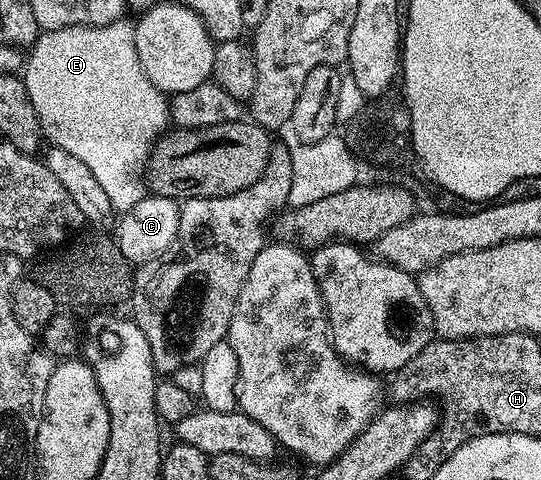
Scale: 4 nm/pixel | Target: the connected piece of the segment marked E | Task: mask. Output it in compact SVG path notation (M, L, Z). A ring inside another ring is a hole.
M125 22L108 23L102 27L64 27L54 31L41 31L23 63L23 78L27 85L27 93L31 97L31 105L35 105L35 113L41 122L44 138L52 146L67 149L67 153L71 153L71 157L79 157L79 161L83 161L83 165L87 165L87 169L91 169L92 176L103 189L103 193L107 193L107 201L111 201L113 210L117 213L124 213L127 209L131 209L131 205L135 205L139 200L145 198L147 183L143 176L147 171L149 154L153 151L153 144L165 134L171 123L170 100L165 92L159 90L155 85L151 85L147 73L143 73L143 65L139 65L134 24Z

